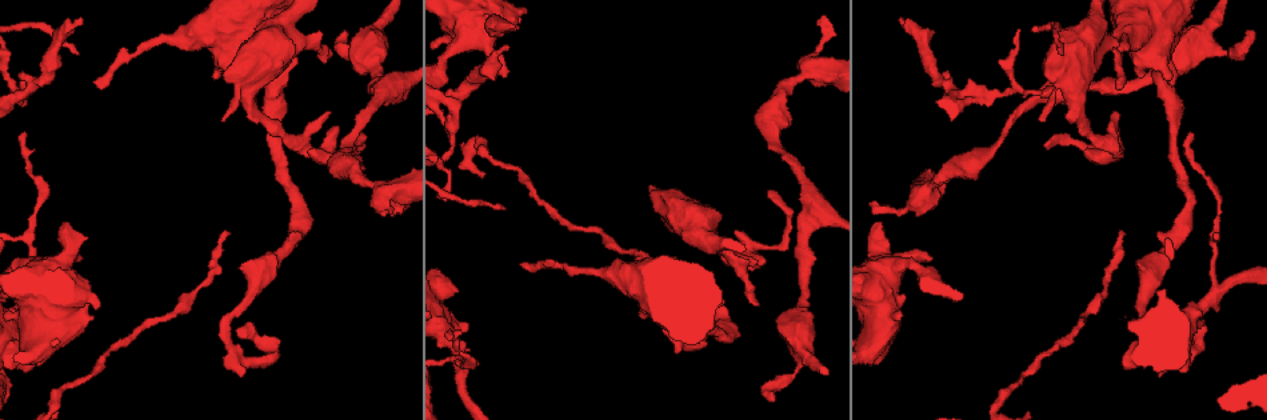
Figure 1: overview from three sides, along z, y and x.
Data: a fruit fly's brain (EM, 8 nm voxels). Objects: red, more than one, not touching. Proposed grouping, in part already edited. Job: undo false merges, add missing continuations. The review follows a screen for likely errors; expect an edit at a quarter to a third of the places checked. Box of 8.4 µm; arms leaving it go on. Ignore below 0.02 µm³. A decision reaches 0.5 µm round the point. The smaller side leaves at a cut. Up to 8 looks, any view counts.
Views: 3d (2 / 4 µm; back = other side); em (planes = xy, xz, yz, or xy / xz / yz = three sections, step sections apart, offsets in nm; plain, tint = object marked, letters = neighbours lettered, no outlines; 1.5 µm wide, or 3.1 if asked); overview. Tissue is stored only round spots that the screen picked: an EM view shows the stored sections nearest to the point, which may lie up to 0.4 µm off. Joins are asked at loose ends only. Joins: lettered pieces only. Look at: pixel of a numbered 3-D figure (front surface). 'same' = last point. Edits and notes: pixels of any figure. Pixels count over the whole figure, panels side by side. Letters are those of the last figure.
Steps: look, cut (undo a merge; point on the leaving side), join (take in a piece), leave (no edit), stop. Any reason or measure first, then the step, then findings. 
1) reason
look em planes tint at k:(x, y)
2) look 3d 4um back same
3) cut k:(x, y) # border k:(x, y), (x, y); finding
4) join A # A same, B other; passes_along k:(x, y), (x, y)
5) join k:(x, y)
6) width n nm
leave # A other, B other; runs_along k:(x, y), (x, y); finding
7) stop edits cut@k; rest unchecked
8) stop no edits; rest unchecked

end of a long branch
look em planes plain at 1:(1119, 232)

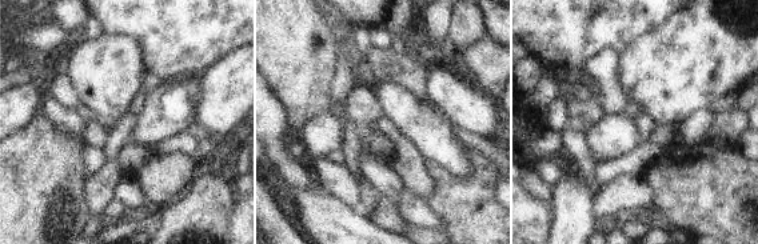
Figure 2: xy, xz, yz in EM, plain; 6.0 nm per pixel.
see the neighbours
look em planes letters same

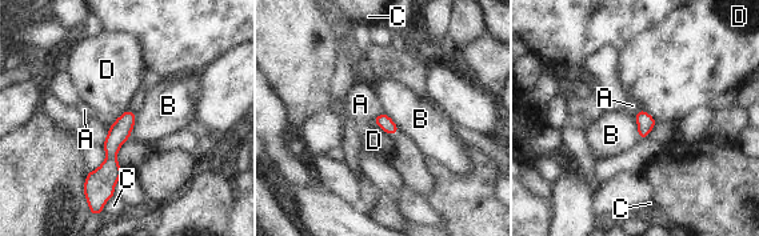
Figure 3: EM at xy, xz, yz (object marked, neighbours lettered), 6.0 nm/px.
longest_contact B 170 nm
leave # A other, B other, C other, D other; border 3:(116, 119), (108, 130); none of them fits

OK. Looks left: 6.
stops while still wide
look em planes letters at 1:(880, 221)

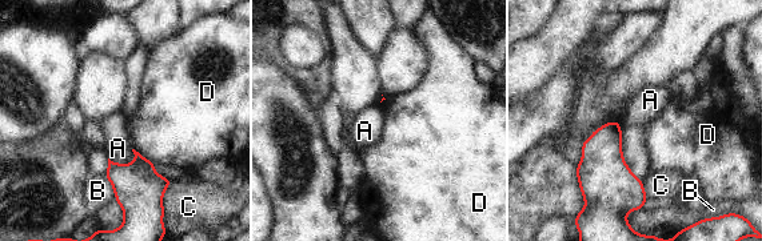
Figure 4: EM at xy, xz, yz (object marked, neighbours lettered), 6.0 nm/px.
leave # A other, B other, C other, D other; border 4:(618, 121), (623, 161), (642, 181); no lettered piece goes on from it

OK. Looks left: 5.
long arm stops here
look em planes letters at 1:(1119, 81)

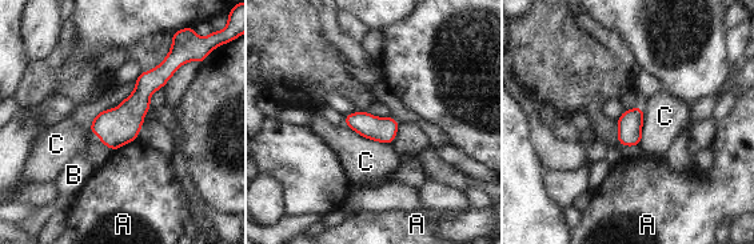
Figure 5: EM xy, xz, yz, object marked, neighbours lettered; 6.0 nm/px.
join B # A other, B same, C other; passes_along 5:(116, 127), (98, 134), (78, 170); the cell continues

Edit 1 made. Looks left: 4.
stop edits join@5; rest unchecked

